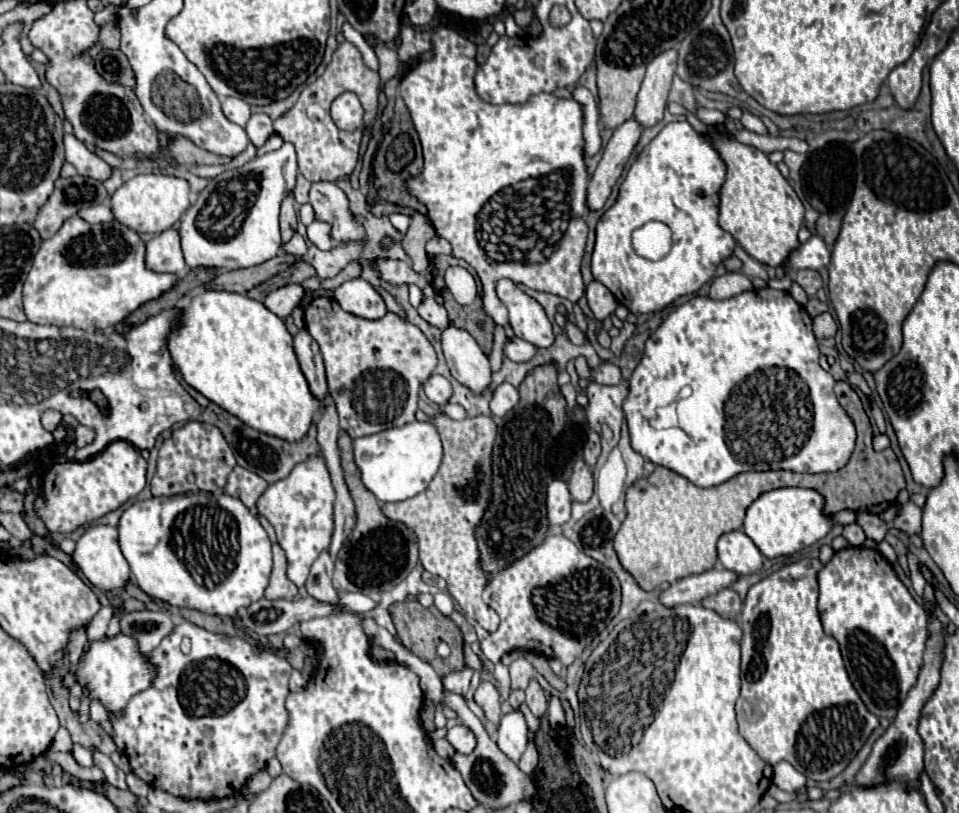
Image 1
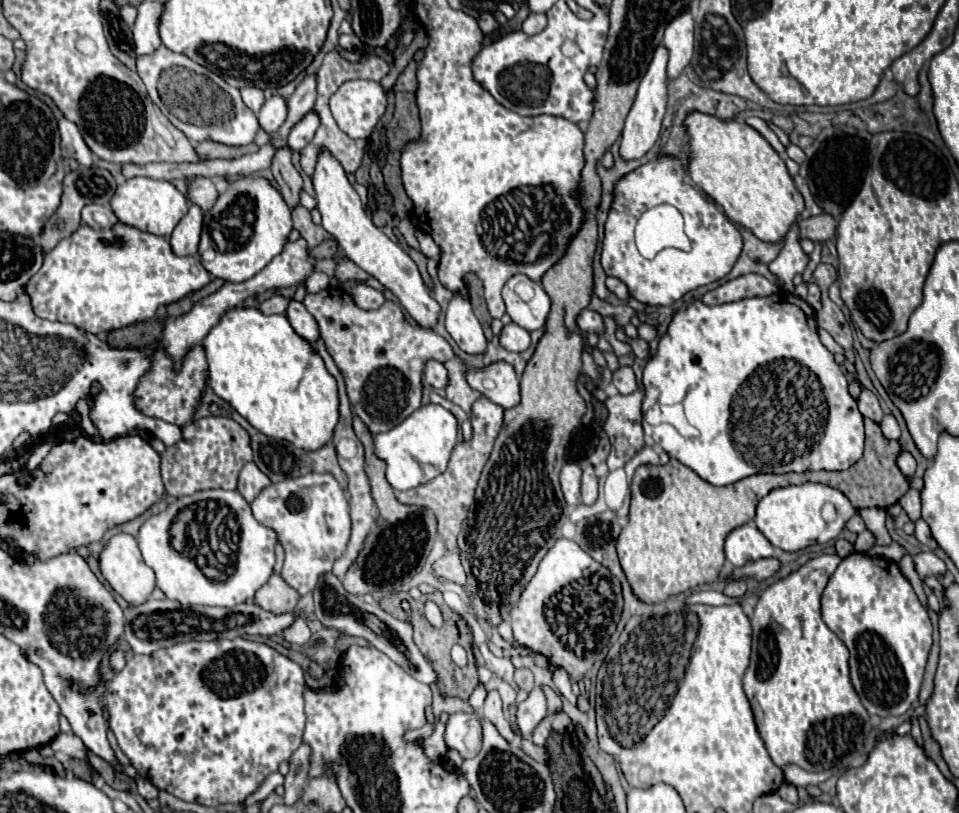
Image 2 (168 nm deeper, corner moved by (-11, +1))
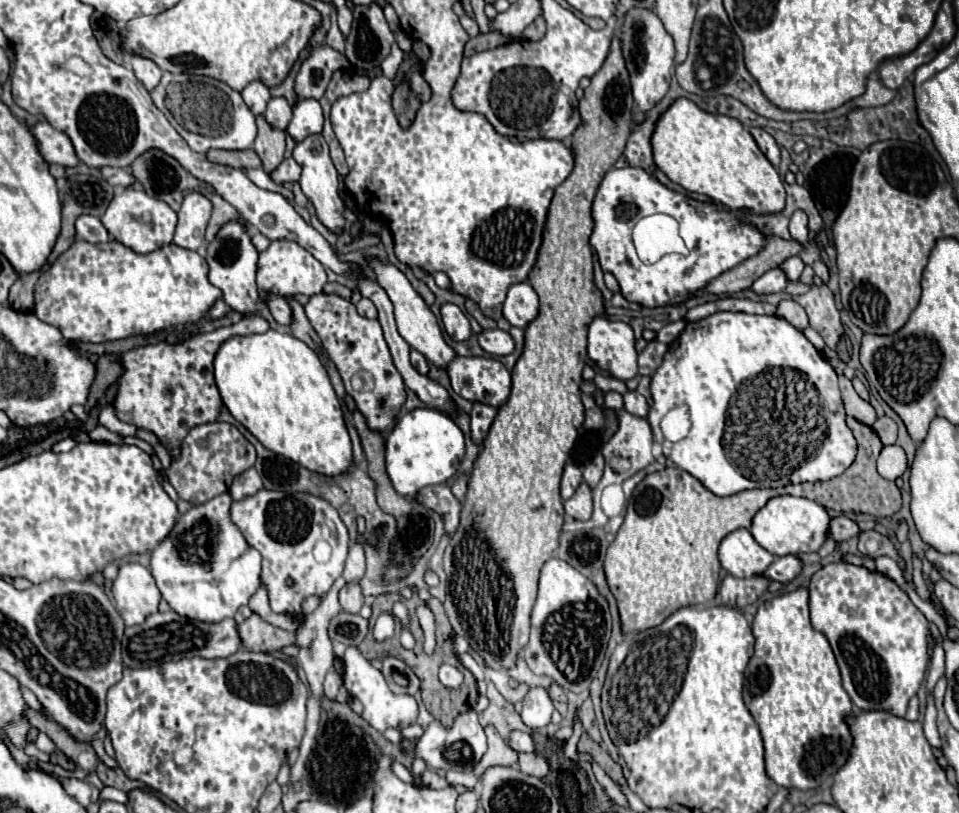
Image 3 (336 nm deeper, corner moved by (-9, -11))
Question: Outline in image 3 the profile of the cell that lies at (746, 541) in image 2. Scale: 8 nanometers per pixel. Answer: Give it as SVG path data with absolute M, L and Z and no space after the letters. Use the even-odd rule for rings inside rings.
M744 528L730 532L720 544L720 564L736 578L760 576L772 560L774 556L764 550Z

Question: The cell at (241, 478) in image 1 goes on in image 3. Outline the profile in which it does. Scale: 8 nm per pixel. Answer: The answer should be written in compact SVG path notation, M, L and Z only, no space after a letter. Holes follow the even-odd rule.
M250 468L250 470L246 470L246 472L242 472L234 482L232 482L232 486L230 486L230 496L232 496L232 500L242 500L242 498L246 498L246 496L252 496L252 494L256 494L258 490L262 490L262 478L258 476L258 472L254 470L254 468Z

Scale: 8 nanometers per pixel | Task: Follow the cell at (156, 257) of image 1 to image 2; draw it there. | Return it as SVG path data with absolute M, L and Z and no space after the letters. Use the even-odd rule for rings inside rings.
M190 204L188 214L178 222L170 236L172 250L178 256L190 256L198 252L198 242L200 242L200 232L202 232L202 210L196 204Z

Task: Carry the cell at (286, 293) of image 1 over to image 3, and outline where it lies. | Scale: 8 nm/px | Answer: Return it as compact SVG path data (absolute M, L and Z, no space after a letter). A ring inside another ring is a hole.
M252 314L242 318L238 324L192 336L180 344L158 342L126 352L122 356L124 374L118 382L118 394L114 400L116 416L128 424L134 424L136 428L146 428L154 432L168 448L172 458L176 458L184 436L194 426L214 422L220 414L222 398L212 374L212 360L218 346L234 334L260 334L268 328L270 324L264 316Z

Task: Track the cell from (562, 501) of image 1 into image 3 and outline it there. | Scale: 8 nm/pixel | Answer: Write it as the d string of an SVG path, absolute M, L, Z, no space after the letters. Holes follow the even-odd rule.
M568 464L568 466L564 468L564 476L562 476L562 484L560 484L562 500L568 500L568 498L576 492L576 488L580 486L580 482L582 482L582 472L580 472L580 468L574 466L574 464Z

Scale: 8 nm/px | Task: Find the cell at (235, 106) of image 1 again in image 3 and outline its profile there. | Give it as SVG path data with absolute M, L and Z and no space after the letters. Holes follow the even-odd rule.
M250 82L242 90L242 98L244 98L246 106L254 112L254 116L260 116L260 114L264 114L266 104L270 100L270 90L262 82Z

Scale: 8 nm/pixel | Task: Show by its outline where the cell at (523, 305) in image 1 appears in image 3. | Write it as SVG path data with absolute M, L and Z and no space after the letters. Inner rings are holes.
M528 282L512 284L508 288L508 296L504 300L502 314L512 326L524 330L538 316L538 312L540 312L538 294L534 292L534 288Z

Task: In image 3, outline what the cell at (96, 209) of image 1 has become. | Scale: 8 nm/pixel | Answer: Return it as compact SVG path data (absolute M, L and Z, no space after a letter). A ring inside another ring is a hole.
M80 216L76 220L76 234L80 240L86 240L90 244L108 242L108 238L110 238L108 230L104 228L100 218L96 218L96 216Z

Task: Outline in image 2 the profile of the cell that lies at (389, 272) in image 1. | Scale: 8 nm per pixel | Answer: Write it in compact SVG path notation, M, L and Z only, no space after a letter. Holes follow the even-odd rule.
M324 148L318 154L316 170L312 174L312 184L314 184L314 192L316 192L318 210L322 214L322 226L338 240L344 254L354 264L358 264L362 270L366 270L370 276L374 276L384 288L388 288L400 300L400 306L406 310L406 314L420 328L434 328L438 322L438 316L440 316L440 304L430 296L416 264L398 244L394 244L380 228L376 228L372 224L370 216L364 212L364 206L362 206L356 190L348 182L344 168Z

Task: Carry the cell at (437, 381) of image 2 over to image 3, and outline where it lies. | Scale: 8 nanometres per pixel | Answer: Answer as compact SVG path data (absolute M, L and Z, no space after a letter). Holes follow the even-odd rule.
M412 350L410 352L410 362L412 362L412 366L418 372L422 372L422 376L428 376L428 362L426 362L426 358L418 350Z

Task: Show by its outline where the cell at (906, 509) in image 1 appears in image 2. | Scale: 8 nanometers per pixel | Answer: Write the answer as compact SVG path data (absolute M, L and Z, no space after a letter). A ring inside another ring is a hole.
M918 520L918 522L916 522L916 532L914 532L914 536L918 538L918 542L920 542L920 544L928 546L930 550L938 550L938 548L940 548L940 546L936 544L936 540L932 538L930 528L928 528L928 524L926 524L924 520Z

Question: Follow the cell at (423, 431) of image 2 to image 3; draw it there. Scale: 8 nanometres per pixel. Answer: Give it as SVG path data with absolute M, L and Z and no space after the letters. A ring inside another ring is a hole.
M432 408L406 412L386 438L386 470L394 490L412 498L420 488L448 482L464 456L464 434L446 414Z

